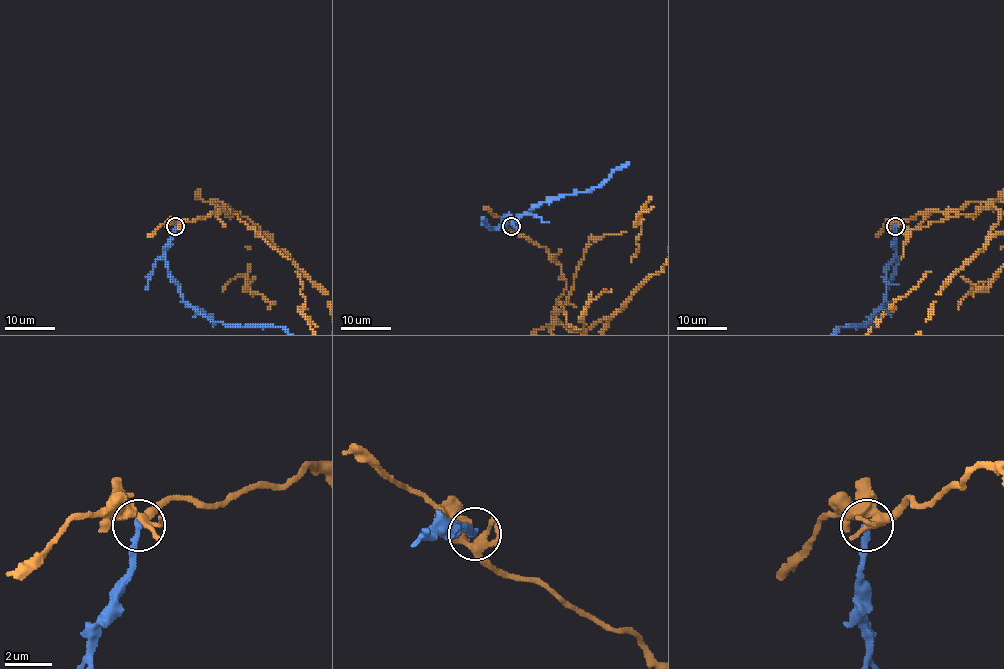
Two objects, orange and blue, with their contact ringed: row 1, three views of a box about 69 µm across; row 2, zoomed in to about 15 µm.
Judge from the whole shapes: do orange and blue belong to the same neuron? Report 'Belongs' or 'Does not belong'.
Does not belong

